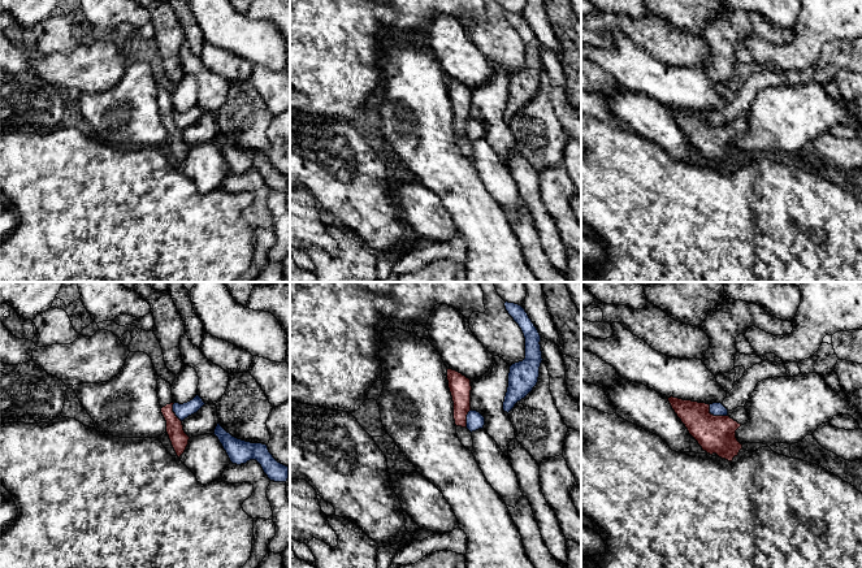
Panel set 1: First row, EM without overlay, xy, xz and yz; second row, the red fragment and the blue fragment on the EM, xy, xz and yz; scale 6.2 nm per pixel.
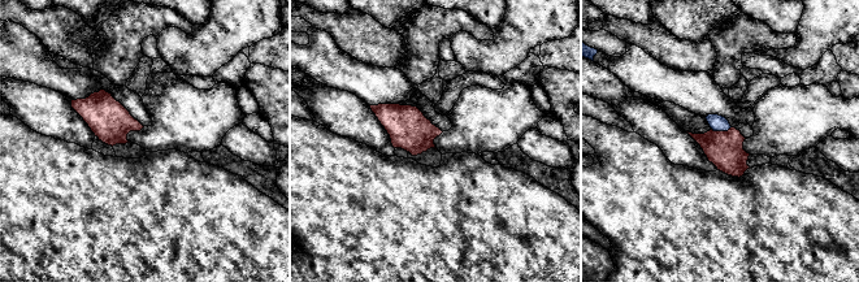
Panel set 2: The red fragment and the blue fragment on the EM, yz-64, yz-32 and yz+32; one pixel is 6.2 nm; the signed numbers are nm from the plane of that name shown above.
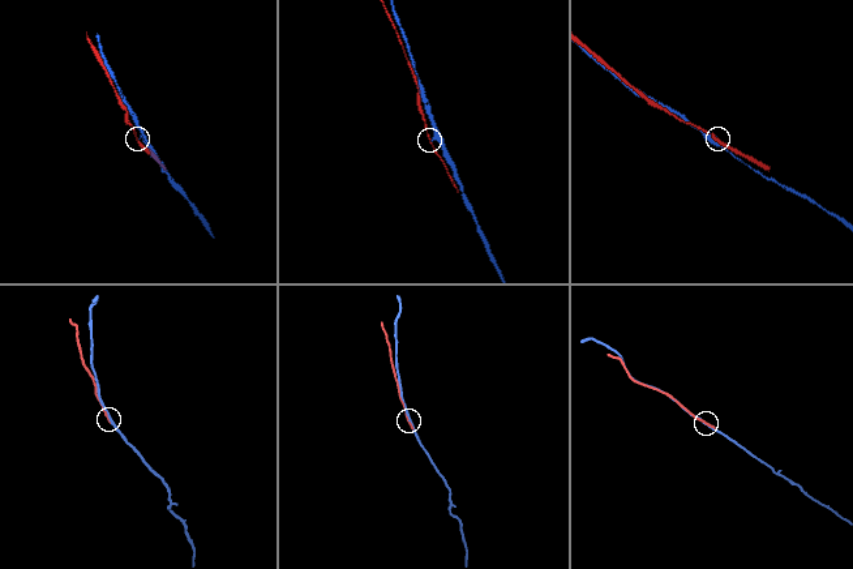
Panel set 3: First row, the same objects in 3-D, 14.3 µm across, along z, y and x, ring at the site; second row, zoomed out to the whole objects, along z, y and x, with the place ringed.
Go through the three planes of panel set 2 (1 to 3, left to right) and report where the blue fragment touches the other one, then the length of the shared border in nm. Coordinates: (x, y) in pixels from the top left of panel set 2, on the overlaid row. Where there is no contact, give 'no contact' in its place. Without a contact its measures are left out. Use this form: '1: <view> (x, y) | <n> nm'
1: no contact
2: no contact
3: yz+32 (720, 131) | 130 nm

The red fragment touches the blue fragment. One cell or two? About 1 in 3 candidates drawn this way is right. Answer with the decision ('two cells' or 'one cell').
two cells

